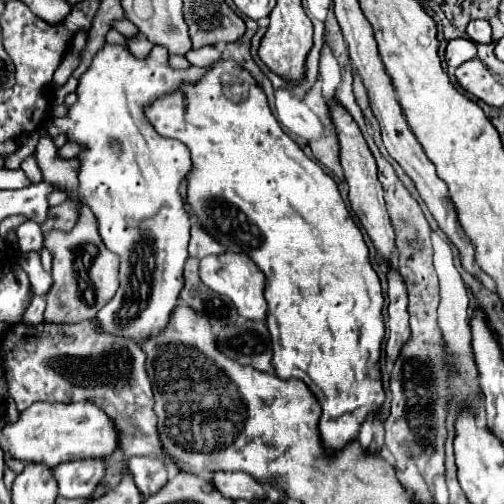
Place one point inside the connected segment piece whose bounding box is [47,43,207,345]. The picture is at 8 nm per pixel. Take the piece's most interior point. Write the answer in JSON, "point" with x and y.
{"point":[129,176]}

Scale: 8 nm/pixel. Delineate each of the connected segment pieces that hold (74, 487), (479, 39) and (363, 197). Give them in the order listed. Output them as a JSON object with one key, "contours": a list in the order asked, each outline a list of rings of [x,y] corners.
{"contours":[[[[83,459],[83,461],[67,461],[59,463],[53,469],[59,495],[61,497],[89,497],[95,485],[103,479],[105,461],[103,459]]],[[[471,21],[467,25],[467,33],[471,37],[471,41],[475,43],[491,43],[491,25],[489,21]]],[[[335,101],[329,105],[329,117],[335,125],[337,131],[337,139],[339,139],[339,149],[341,149],[341,167],[345,171],[345,181],[349,185],[349,201],[351,201],[351,209],[353,213],[361,219],[361,225],[365,227],[365,231],[369,233],[369,237],[373,239],[373,245],[377,249],[377,253],[381,255],[381,263],[389,261],[393,255],[393,227],[389,223],[387,211],[385,211],[385,201],[383,201],[383,187],[377,179],[377,165],[375,165],[375,157],[371,155],[357,123],[353,121],[353,117],[347,113],[347,109]]]]}

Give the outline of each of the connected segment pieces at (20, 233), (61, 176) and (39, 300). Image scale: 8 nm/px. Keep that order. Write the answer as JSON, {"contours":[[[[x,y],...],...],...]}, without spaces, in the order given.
{"contours":[[[[32,220],[23,223],[17,230],[18,244],[22,252],[40,251],[43,247],[43,233]]],[[[49,133],[39,137],[39,143],[37,143],[37,149],[35,149],[33,157],[37,159],[37,165],[43,173],[43,179],[47,179],[47,183],[59,183],[59,189],[63,193],[65,191],[75,191],[79,163],[75,163],[73,157],[63,159]]],[[[33,297],[31,305],[27,307],[27,311],[23,315],[23,323],[31,323],[31,325],[43,323],[43,311],[45,311],[45,299],[43,297]]]]}

